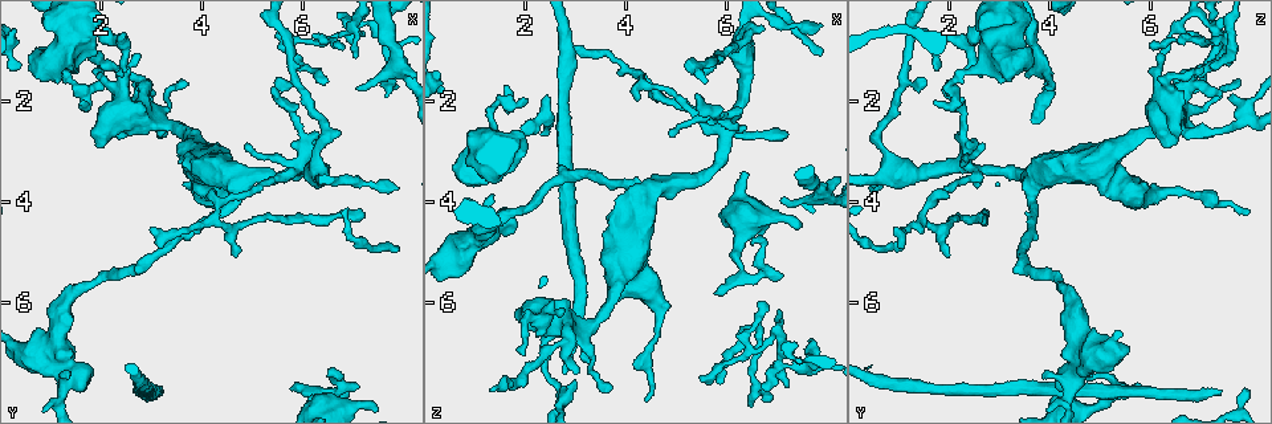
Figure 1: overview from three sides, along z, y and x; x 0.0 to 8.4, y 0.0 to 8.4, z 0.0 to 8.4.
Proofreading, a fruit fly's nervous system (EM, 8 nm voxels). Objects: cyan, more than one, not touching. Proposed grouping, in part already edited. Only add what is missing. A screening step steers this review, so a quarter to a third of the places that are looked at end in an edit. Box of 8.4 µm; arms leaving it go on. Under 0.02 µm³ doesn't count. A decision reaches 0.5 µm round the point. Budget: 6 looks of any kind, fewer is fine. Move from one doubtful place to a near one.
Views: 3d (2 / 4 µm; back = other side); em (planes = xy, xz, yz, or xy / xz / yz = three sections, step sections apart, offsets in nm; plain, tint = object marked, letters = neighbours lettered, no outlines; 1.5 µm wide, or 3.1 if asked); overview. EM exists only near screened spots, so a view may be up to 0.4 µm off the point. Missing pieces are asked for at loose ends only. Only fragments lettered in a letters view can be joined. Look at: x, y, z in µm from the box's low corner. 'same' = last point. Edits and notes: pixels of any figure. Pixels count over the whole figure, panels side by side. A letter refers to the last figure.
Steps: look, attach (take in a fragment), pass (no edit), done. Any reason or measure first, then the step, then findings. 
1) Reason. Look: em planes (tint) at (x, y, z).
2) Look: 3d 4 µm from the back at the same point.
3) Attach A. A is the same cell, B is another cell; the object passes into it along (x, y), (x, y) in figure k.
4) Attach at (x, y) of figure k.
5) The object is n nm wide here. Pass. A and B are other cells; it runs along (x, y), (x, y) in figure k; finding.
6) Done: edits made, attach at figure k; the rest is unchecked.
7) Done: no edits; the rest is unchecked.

Tapers out. Look: em planes (letters) at (5.50, 0.70, 7.55).

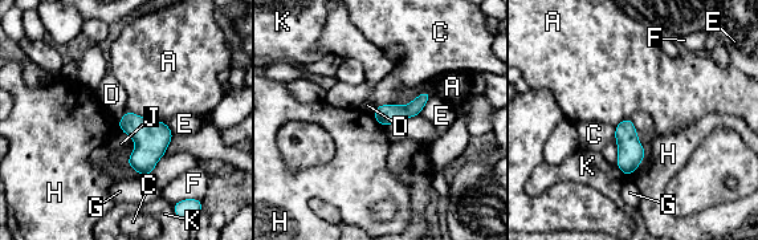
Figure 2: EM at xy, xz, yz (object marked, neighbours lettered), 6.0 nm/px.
Pass. A, C, D, E, F, G, H, J and K are other cells; a border runs along (646, 154), (640, 165), (630, 175) in figure 2; no lettered fragment goes on from it.

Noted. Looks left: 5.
Thin end. Look: em planes (plain) at (7.05, 1.15, 6.20).

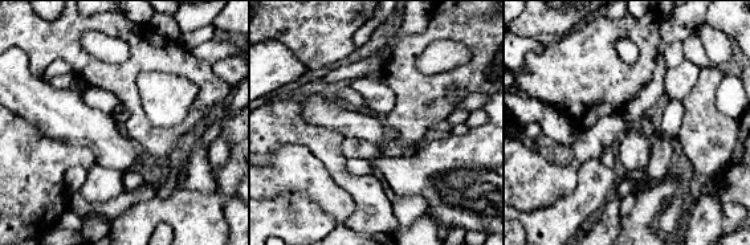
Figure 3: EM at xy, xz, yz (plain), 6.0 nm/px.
What lies round it. Look: em planes (letters) at the same point.

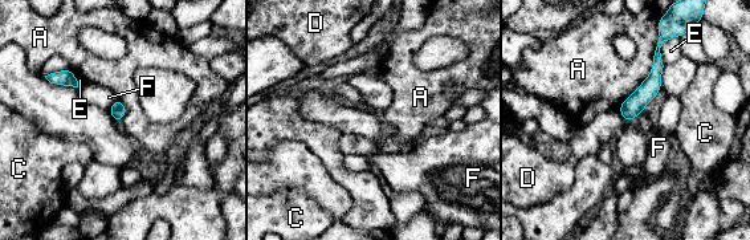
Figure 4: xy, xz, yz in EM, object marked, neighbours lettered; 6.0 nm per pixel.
Pass. A, C, D, E and F are other cells; no lettered fragment goes on from it.

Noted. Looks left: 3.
An open end. Look: 3d 2 µm at (2.85, 7.75, 7.35).

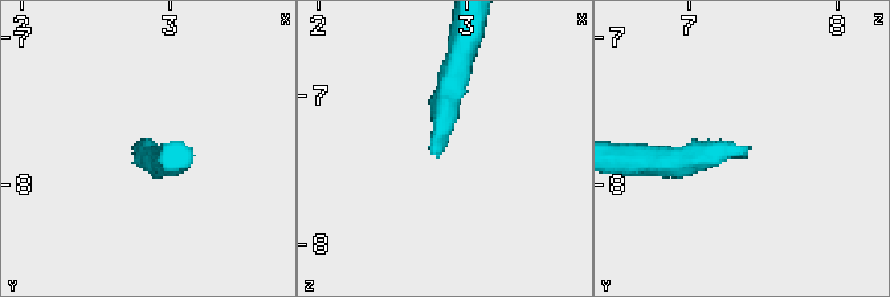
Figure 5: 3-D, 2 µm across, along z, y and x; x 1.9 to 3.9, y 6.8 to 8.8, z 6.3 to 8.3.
Shape alone is not enough. Look: em planes (letters) at (2.82, 7.76, 7.40).

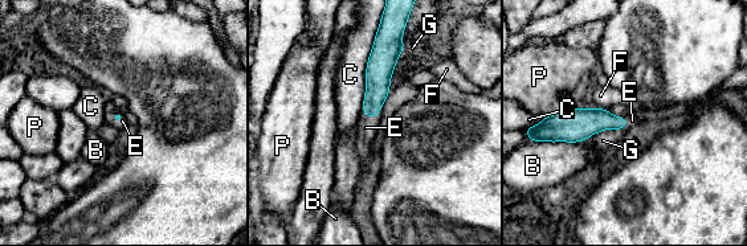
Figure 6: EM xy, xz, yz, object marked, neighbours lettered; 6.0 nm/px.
Attach E. E is the same cell, B, C, F, G and P are other cells; the object passes into it along (378, 77), (372, 117), (366, 127) in figure 6; the neuron continues.

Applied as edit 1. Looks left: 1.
Done: edits made, attach at figure 6; the rest is unchecked.

